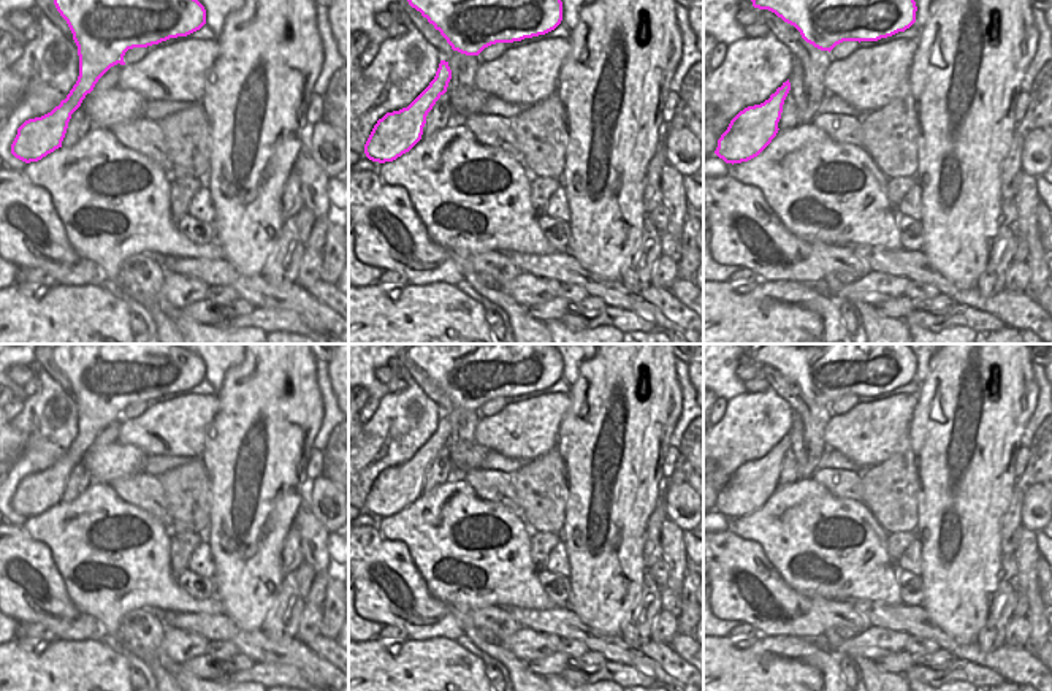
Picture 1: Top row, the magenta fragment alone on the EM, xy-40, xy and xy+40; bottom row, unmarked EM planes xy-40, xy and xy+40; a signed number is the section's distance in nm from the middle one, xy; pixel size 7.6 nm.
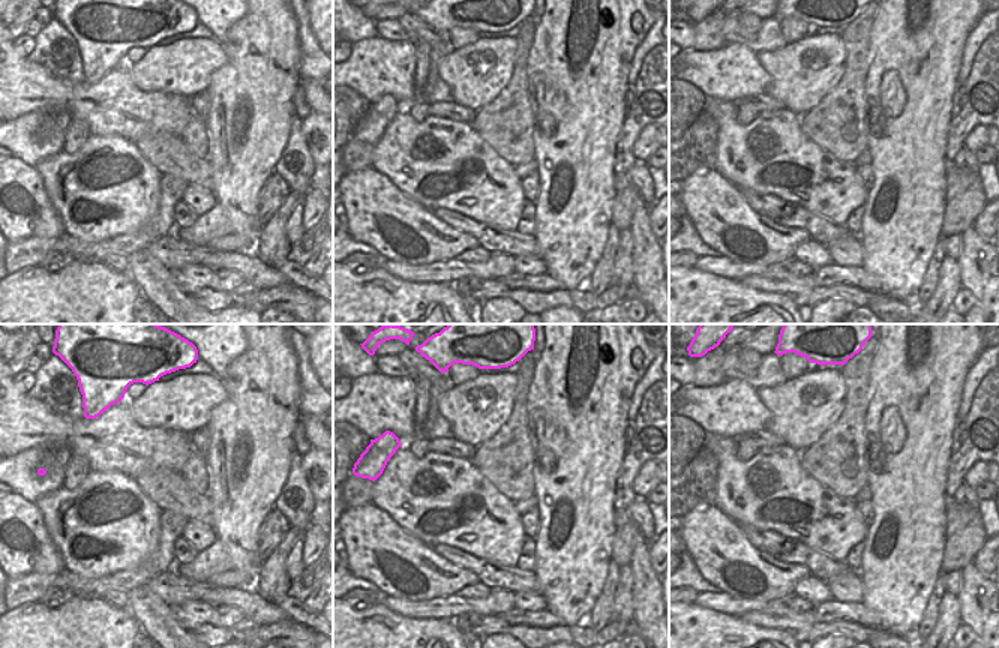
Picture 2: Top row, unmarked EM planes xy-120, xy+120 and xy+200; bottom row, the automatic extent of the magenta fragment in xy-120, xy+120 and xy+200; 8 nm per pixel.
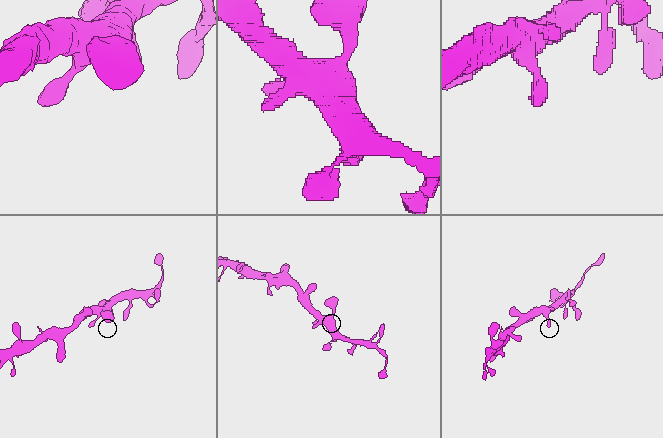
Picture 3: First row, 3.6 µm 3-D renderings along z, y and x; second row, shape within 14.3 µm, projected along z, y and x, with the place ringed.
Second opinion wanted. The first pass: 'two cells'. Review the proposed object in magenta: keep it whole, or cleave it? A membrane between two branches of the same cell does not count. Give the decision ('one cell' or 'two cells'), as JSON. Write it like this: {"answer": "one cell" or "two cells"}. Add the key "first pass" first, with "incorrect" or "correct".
{"first pass": "incorrect", "answer": "one cell"}

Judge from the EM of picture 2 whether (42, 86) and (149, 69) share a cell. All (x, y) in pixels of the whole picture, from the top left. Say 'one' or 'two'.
two

